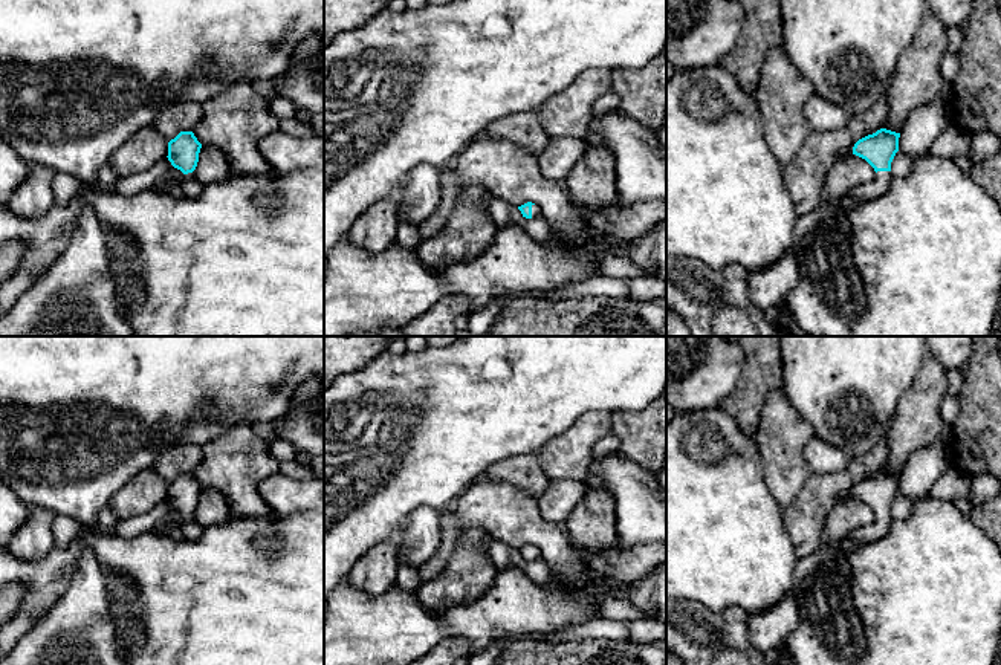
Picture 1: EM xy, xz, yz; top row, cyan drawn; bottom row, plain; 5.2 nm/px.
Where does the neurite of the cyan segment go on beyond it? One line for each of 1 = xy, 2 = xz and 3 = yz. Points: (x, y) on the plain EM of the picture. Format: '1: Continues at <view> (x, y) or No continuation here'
1: Continues at xy (191, 529)
2: Continues at xz (535, 554)
3: Continues at yz (881, 525)

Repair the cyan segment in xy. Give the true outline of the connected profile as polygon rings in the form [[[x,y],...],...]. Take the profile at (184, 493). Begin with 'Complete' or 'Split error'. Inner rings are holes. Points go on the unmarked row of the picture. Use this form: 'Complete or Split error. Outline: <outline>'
Split error. Outline: [[[180,474],[174,482],[168,485],[167,500],[174,511],[183,515],[180,530],[183,538],[190,541],[199,540],[205,527],[193,517],[199,504],[200,491],[202,486],[197,483],[193,474]]]

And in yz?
Split error. Outline: [[[880,471],[873,477],[859,482],[853,489],[853,497],[865,501],[876,514],[874,521],[868,526],[853,530],[848,537],[850,540],[859,543],[873,543],[882,538],[891,521],[891,504],[899,494],[900,475]]]

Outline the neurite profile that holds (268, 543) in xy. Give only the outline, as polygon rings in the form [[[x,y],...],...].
[[[264,532],[255,540],[255,546],[266,553],[272,553],[280,544],[281,538],[278,535],[272,535],[270,532]]]

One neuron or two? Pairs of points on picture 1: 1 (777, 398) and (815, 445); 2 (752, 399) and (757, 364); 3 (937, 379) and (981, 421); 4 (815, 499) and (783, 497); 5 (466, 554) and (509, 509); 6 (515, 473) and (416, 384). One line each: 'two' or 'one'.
1: two
2: one
3: two
4: two
5: two
6: two

